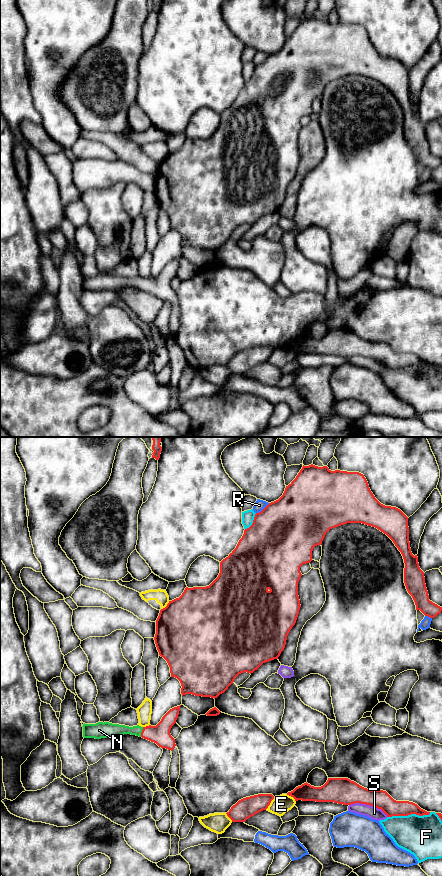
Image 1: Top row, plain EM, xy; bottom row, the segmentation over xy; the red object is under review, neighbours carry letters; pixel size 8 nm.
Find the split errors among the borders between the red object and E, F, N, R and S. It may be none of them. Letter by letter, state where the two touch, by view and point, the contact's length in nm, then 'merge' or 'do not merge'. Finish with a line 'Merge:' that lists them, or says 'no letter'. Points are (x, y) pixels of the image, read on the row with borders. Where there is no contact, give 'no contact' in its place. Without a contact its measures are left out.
E: xy (270, 802) | 130 nm | do not merge
F: xy (408, 814) | 360 nm | do not merge
N: xy (141, 732) | 80 nm | merge
R: xy (263, 509) | 140 nm | do not merge
S: xy (368, 804) | 320 nm | do not merge
Merge: N

